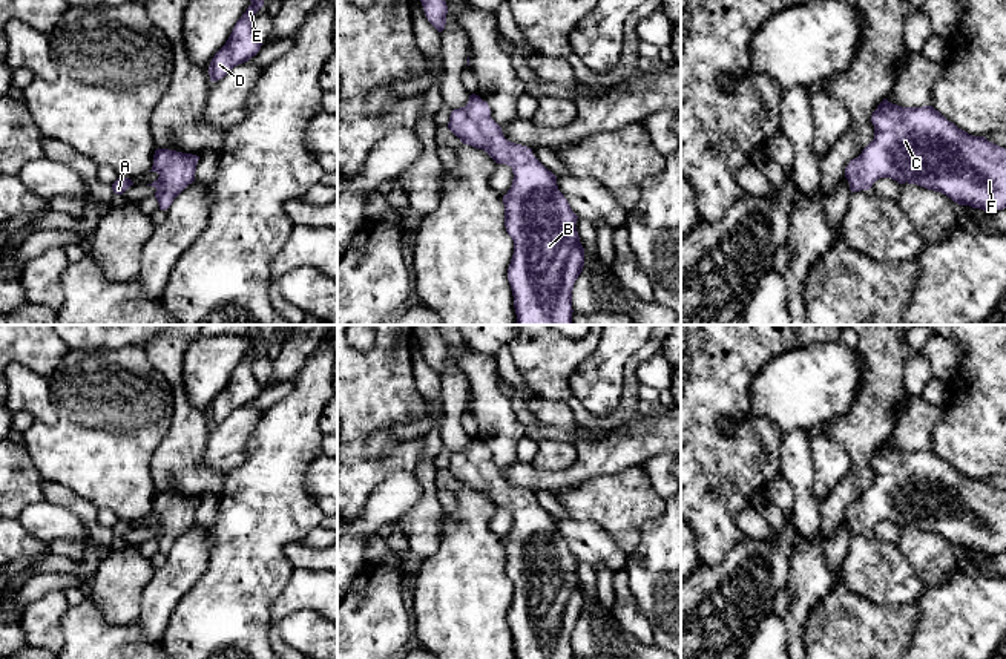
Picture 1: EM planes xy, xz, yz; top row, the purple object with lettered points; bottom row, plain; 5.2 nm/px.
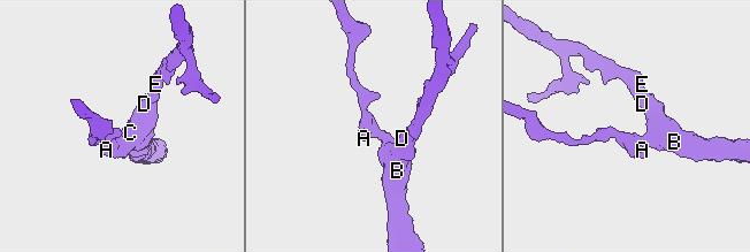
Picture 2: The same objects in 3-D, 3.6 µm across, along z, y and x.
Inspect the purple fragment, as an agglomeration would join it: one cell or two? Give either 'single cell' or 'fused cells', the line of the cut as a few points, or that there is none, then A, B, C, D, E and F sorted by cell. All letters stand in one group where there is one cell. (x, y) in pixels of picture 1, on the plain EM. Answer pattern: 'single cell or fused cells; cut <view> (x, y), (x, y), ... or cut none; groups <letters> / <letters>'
single cell; cut none; groups A B C D E F

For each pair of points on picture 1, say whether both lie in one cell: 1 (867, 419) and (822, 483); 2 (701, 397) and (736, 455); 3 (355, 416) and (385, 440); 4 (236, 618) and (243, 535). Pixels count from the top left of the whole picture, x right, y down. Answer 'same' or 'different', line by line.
1: different
2: same
3: different
4: same

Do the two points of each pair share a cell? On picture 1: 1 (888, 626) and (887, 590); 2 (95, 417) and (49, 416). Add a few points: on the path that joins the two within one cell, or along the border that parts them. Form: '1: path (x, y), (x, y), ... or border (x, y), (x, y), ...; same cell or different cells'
1: border (853, 592), (877, 604), (913, 604); different cells
2: border (48, 380), (55, 414), (52, 425); different cells

